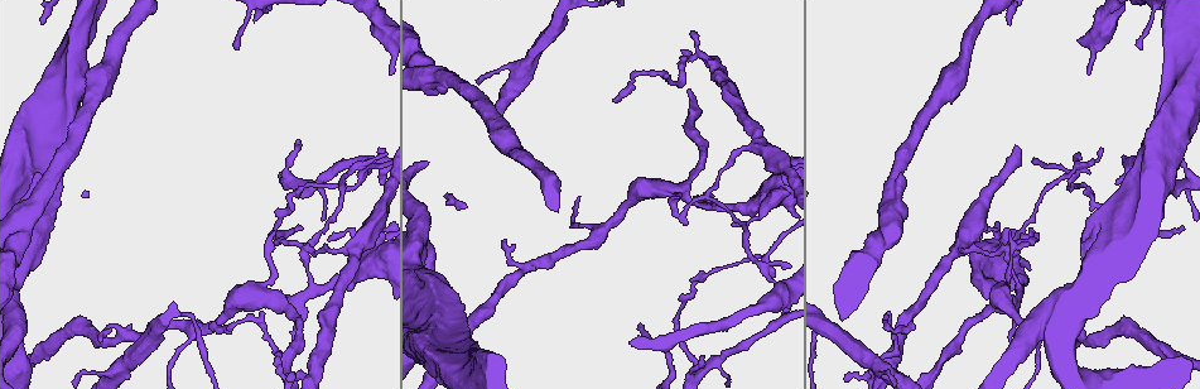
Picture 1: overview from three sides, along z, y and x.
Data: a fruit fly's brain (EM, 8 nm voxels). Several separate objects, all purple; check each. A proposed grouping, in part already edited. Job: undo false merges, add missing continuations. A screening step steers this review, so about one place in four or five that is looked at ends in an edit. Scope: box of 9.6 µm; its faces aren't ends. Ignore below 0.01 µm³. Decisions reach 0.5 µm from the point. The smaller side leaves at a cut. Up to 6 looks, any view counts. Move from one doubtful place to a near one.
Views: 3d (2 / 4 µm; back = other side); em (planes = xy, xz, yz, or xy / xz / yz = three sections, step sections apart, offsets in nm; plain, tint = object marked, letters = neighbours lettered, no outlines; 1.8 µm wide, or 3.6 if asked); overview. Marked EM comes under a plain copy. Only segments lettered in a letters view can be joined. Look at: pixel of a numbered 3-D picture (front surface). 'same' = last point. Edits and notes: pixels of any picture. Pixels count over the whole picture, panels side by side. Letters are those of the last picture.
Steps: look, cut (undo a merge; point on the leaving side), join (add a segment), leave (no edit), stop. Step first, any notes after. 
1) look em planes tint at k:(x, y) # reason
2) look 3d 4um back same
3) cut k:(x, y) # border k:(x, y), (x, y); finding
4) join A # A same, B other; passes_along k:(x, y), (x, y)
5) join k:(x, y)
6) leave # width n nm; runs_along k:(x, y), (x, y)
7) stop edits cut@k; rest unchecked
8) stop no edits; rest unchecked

look em xy step 16 letters at 1:(285, 173) # abrupt turn

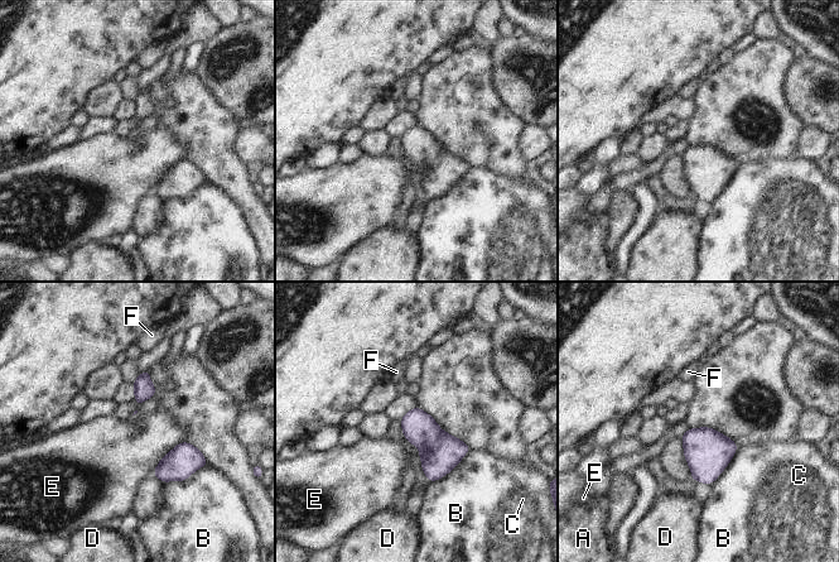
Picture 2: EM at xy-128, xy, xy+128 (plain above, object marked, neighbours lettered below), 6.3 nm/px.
leave # A other, B other, C other, D other, E other, F other; all the same neuron

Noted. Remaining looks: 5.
look 3d 2um at 1:(913, 327) # free end

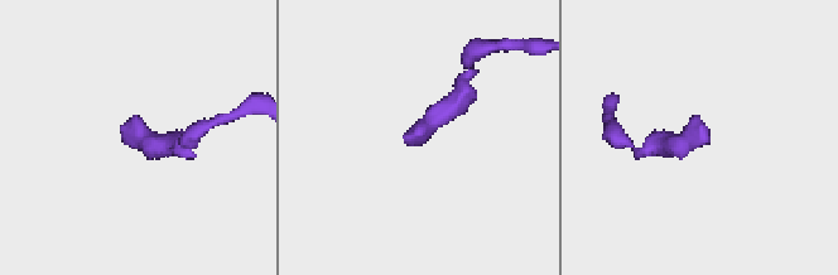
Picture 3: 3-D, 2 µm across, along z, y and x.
look em planes letters at 3:(127, 128)

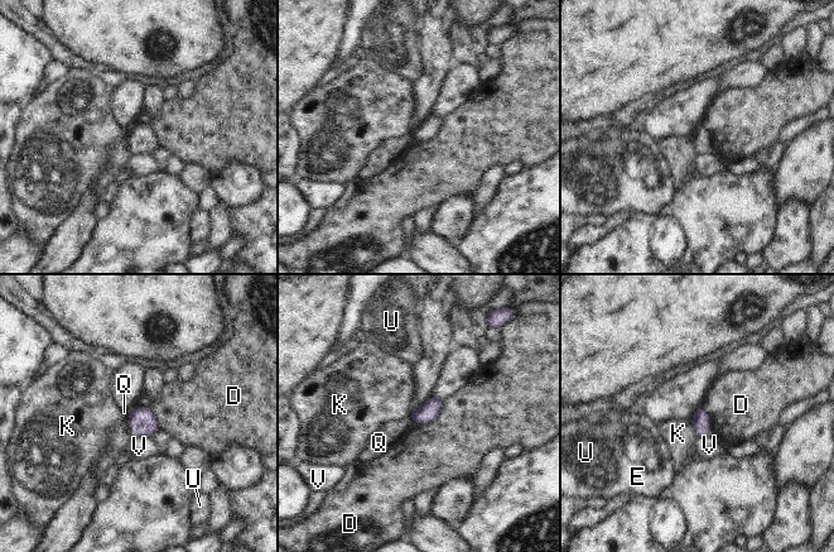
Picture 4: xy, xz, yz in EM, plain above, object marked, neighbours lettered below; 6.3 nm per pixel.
leave # longest_contact D 240 nm; D other, E other, K other, Q other, U other, V other; border 4:(443, 402), (433, 420), (414, 423); none of them fits

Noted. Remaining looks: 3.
look em yz step 16 tint at 1:(707, 61) # abrupt turn

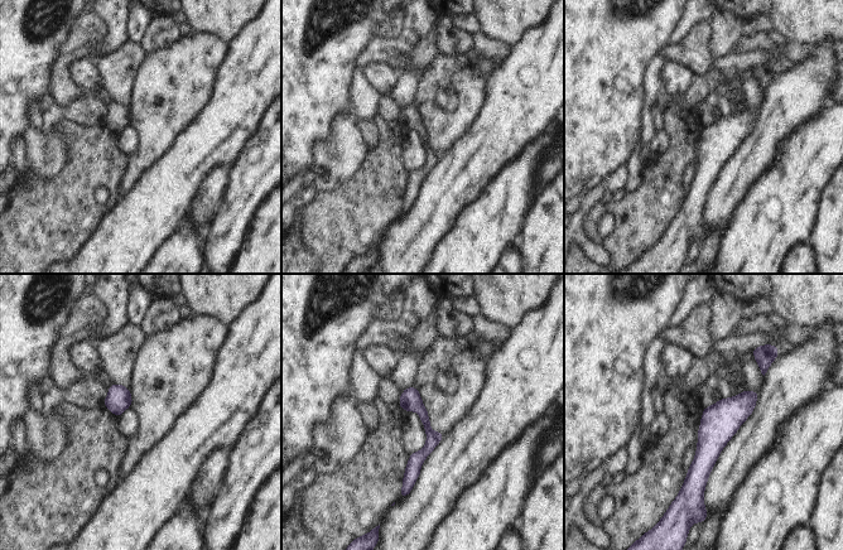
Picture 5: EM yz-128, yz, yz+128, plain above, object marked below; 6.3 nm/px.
look em planes tint same # cut it another way

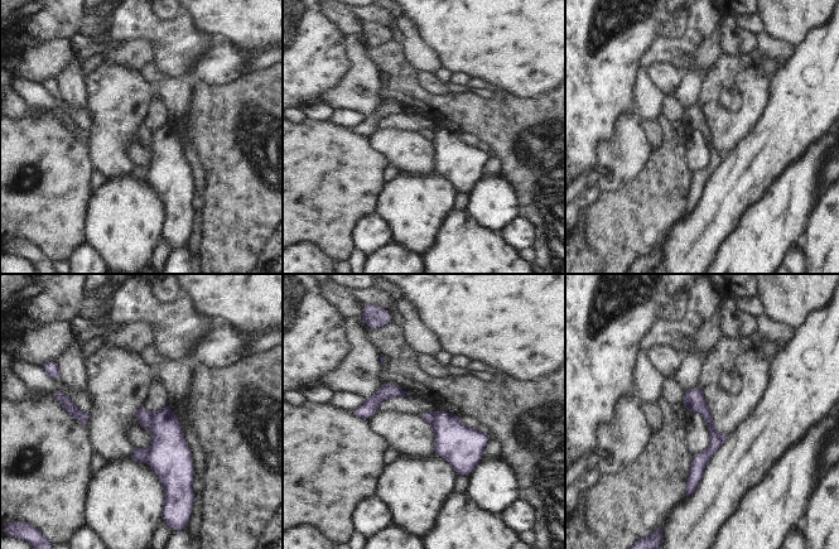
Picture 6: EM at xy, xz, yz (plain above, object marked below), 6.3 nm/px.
look em planes letters same # what lies round it

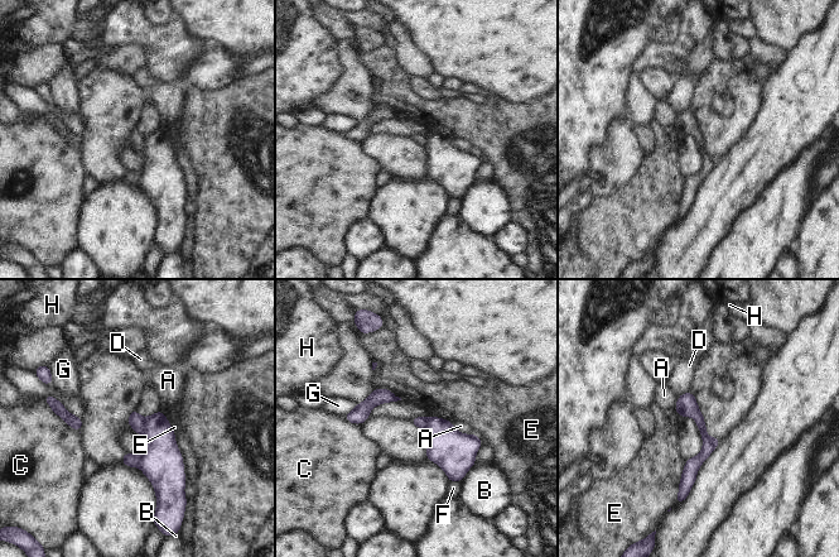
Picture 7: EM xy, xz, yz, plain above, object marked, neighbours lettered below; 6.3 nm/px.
cut 7:(138, 423) # A other, B other, C other, D other, E other, F other, G other, H other; two neurons meet here

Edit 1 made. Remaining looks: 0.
stop edits cut@7; rest unchecked

